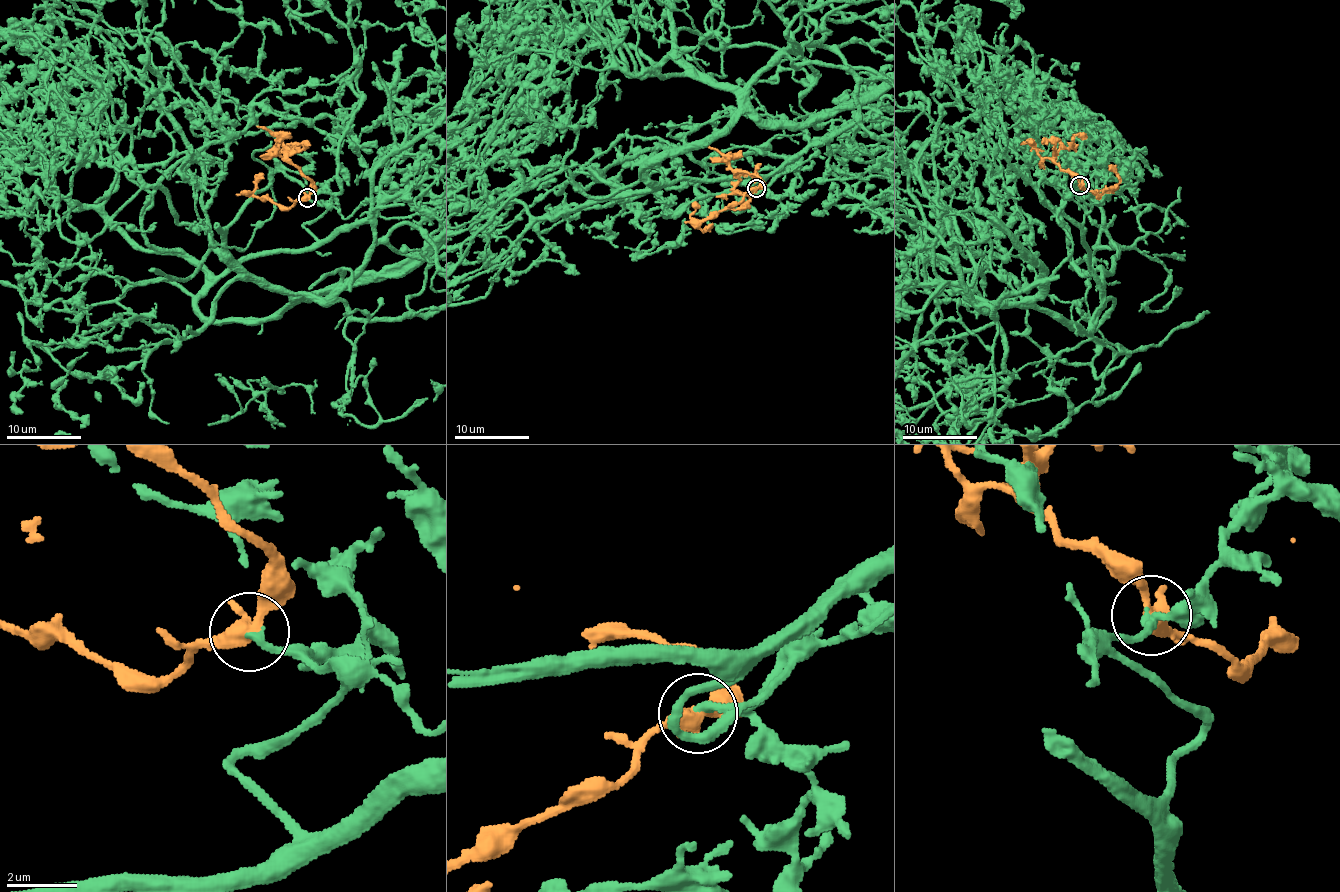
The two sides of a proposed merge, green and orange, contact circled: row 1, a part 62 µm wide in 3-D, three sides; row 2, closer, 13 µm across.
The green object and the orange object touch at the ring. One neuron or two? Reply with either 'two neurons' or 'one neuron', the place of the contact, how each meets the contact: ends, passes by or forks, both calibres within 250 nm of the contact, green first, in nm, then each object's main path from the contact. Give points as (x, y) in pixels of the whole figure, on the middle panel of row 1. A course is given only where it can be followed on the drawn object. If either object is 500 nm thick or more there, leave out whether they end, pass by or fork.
one neuron; place (756, 188); green ends; orange passes by; calibres 240 and 420 nm; course green (756, 187), (775, 177), (643, 168), (745, 112), (853, 108); course orange (756, 188), (760, 179), (746, 172), (739, 172), (735, 188), (748, 199), (735, 209), (724, 207)

